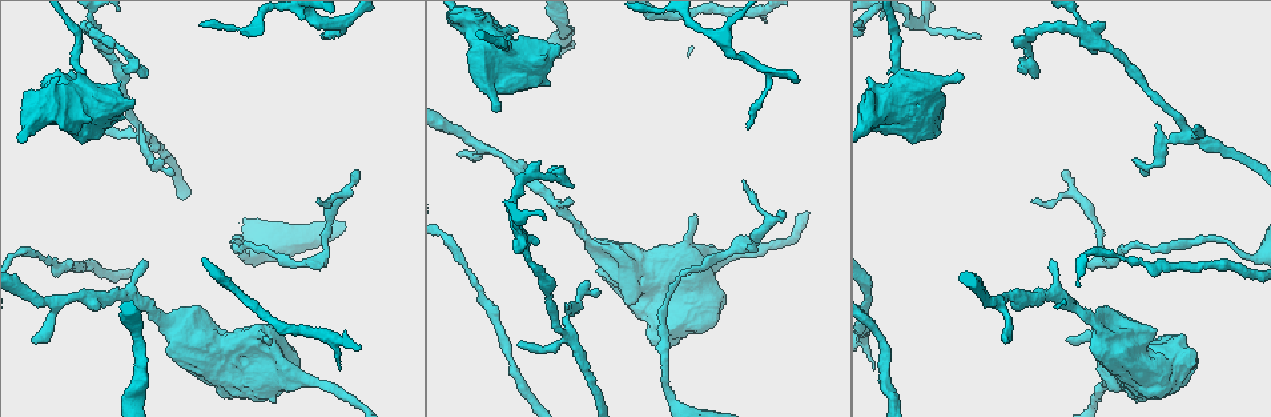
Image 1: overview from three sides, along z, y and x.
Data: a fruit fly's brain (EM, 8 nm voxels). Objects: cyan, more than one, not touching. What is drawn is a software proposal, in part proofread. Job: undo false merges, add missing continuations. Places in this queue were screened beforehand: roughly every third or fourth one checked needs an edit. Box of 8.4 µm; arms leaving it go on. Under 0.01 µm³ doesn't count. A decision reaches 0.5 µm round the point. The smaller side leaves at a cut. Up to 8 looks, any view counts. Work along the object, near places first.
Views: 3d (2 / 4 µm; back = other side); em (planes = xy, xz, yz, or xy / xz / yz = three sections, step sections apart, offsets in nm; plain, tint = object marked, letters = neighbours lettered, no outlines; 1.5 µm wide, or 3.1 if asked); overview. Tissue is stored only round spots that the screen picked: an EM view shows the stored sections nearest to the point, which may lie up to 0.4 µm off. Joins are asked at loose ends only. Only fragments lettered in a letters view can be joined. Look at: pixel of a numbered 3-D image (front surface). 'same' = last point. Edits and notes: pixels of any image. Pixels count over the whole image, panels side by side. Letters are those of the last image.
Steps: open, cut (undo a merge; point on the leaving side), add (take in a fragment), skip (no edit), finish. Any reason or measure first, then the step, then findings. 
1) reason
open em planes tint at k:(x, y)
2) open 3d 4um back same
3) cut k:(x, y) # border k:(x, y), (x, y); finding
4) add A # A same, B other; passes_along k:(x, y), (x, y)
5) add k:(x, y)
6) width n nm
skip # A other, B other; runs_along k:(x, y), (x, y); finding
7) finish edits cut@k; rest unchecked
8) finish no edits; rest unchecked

thin end
open 3d 2um back at 1:(594, 296)

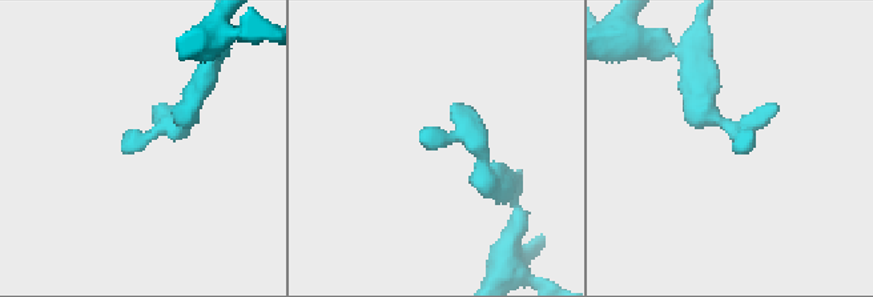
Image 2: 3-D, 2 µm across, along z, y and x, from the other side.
open em planes letters at 2:(428, 145)

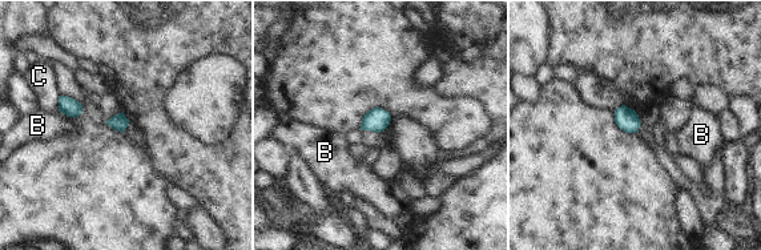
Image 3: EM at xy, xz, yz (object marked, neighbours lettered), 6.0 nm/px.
longest_contact C 100 nm
skip # B other, C other; border 3:(59, 109), (69, 117); no lettered fragment goes on from it

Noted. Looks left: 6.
free end
open em xy step 4 letters at 1:(1007, 341)

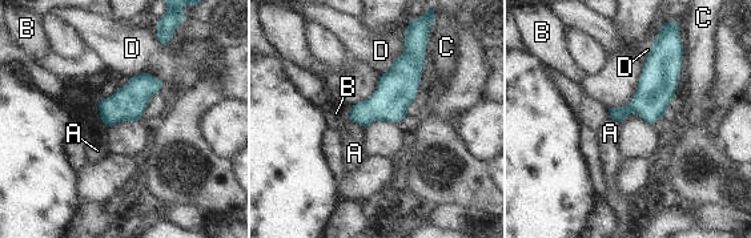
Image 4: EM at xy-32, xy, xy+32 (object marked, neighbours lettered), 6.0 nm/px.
skip # A other, B other, C other, D other; none of them fits

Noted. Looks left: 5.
branch stops here
open 3d 4um back at 1:(495, 112)

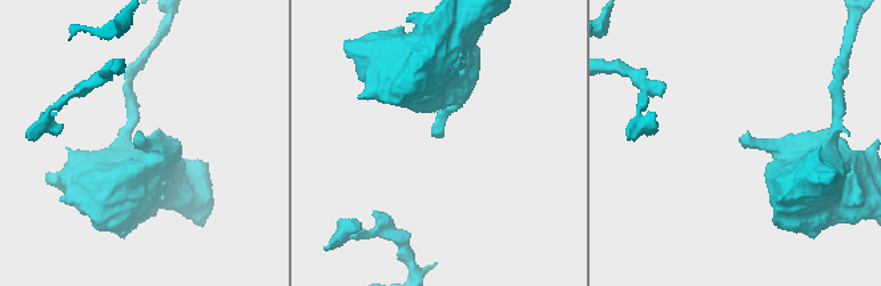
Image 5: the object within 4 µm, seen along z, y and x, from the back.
now the EM
open em planes letters at 5:(135, 135)

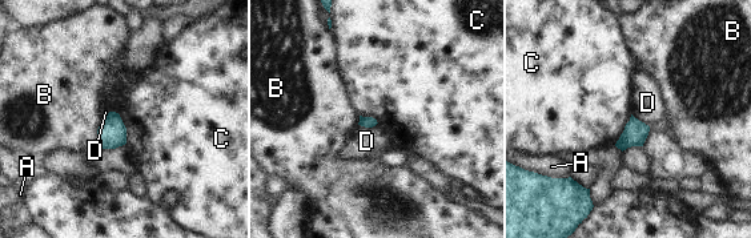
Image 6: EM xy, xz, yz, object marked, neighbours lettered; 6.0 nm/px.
skip # A other, B other, C other, D other; none of them fits

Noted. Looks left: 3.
tapers out
open 3d 4um at 1:(322, 37)

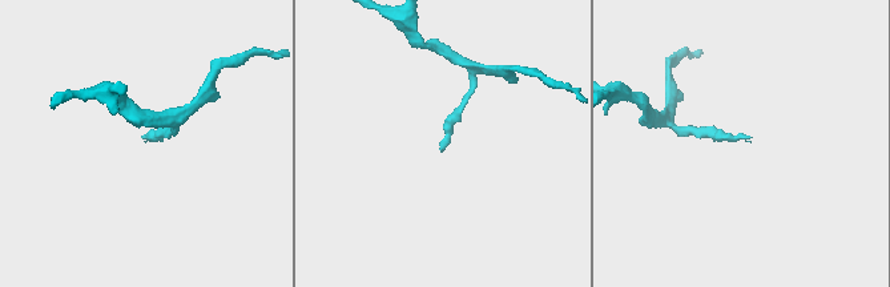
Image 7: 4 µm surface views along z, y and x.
need the tissue
open em yz step 4 letters at 7:(442, 148)

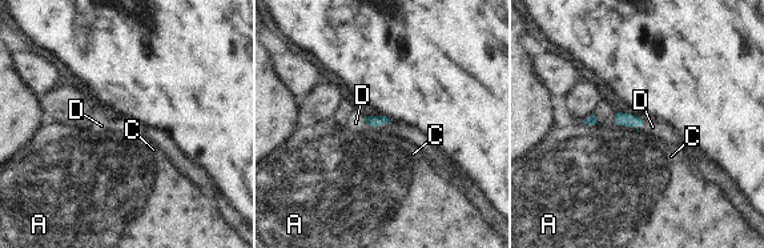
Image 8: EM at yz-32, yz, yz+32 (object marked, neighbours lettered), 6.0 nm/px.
another direction
open em planes letters same

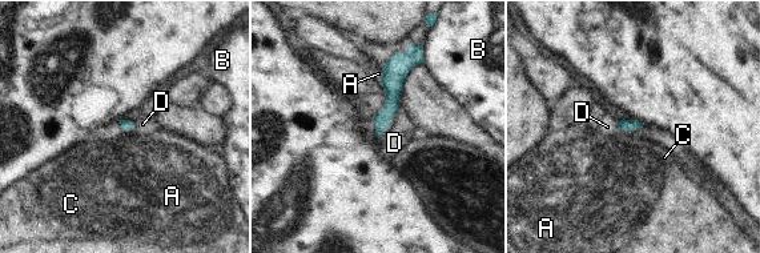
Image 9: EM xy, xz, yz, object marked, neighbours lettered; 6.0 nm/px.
skip # A other, B other, C other, D other; border 9:(615, 120), (622, 129), (643, 125); none of them fits

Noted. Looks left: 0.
finish no edits; rest unchecked

